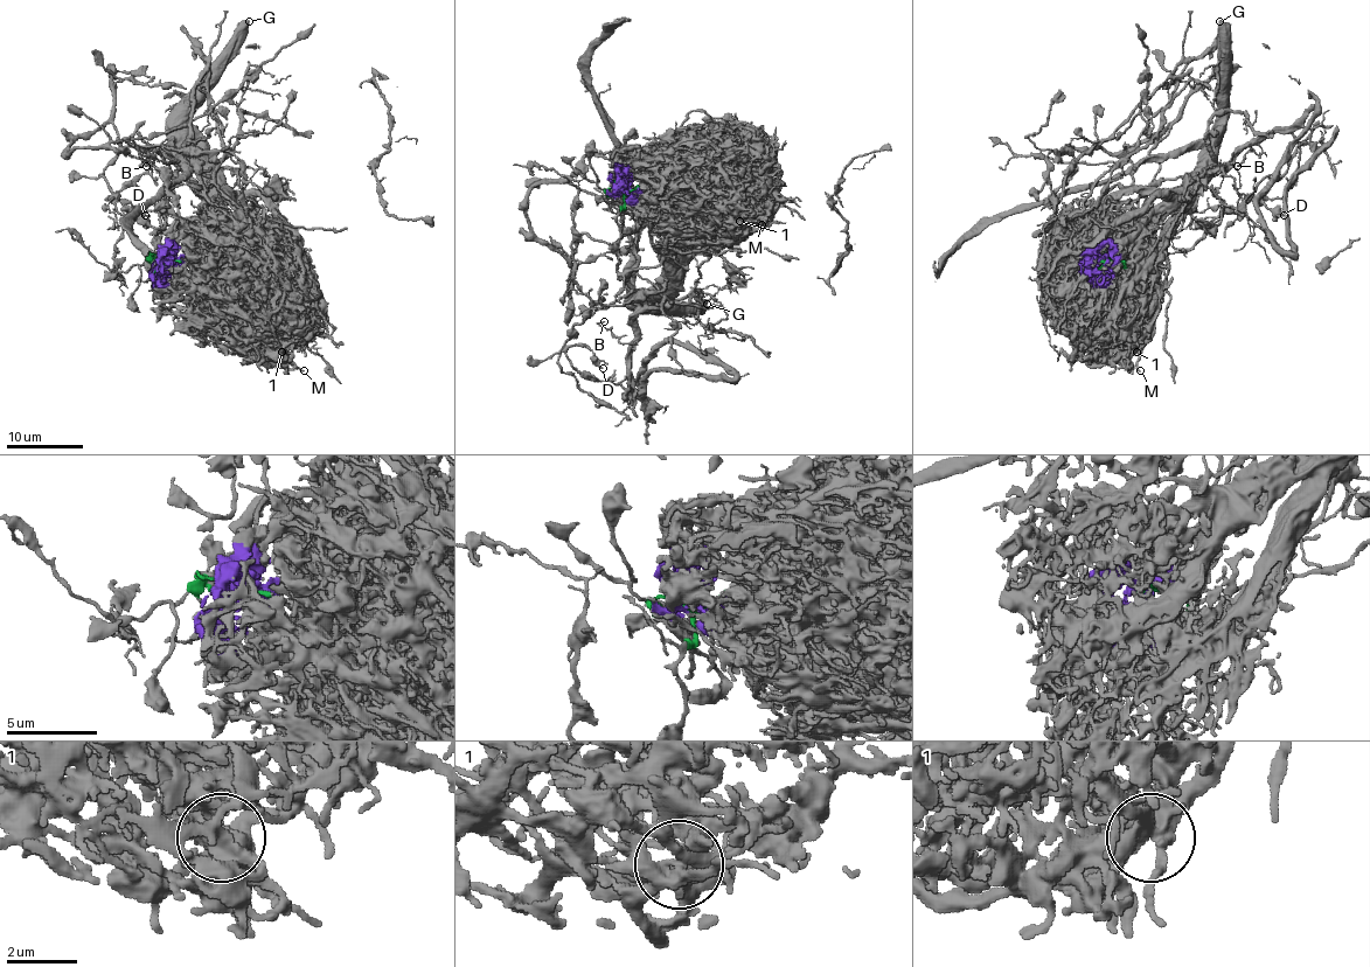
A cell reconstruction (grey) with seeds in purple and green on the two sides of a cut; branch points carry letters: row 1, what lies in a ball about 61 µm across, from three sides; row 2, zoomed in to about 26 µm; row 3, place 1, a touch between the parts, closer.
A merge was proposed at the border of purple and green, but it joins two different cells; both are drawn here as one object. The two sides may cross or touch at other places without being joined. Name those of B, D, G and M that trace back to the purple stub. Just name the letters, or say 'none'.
G, M

